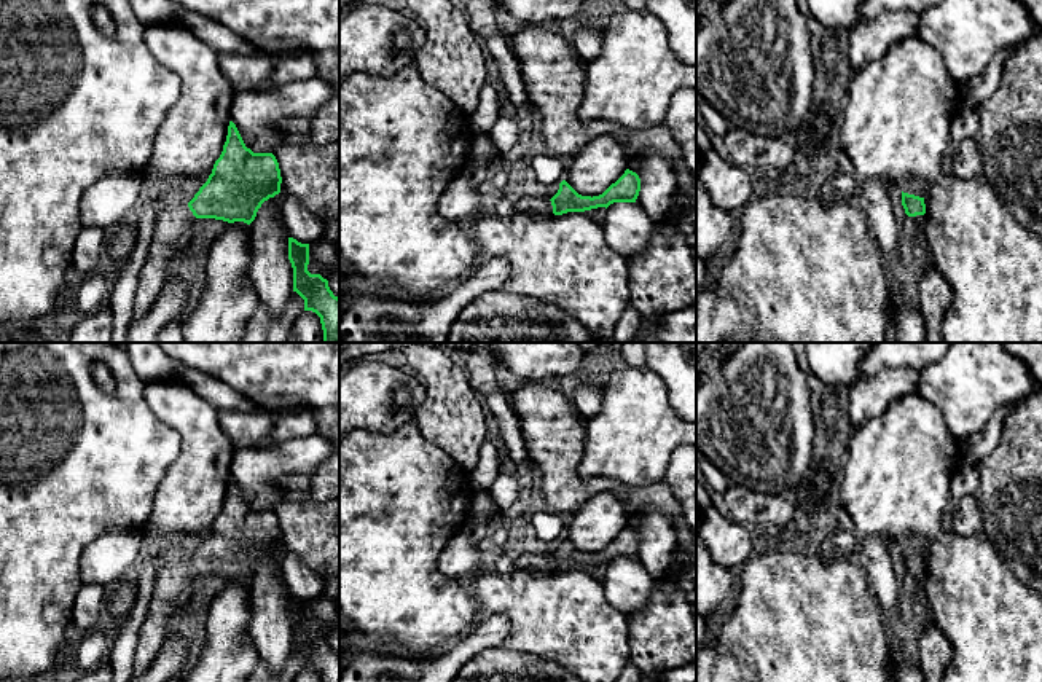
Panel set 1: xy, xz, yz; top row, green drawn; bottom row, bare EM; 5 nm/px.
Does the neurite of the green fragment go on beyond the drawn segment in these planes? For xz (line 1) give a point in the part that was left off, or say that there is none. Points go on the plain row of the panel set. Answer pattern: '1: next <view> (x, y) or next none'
1: next xz (537, 561)

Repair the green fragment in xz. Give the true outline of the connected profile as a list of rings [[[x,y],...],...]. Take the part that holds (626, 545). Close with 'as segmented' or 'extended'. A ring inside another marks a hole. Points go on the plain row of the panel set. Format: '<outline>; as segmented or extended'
[[[626,526],[625,531],[599,553],[582,553],[566,537],[559,540],[558,550],[548,556],[529,553],[515,558],[518,569],[535,569],[542,572],[562,572],[567,569],[585,569],[609,564],[613,559],[636,559],[640,548],[640,535]]]; extended

